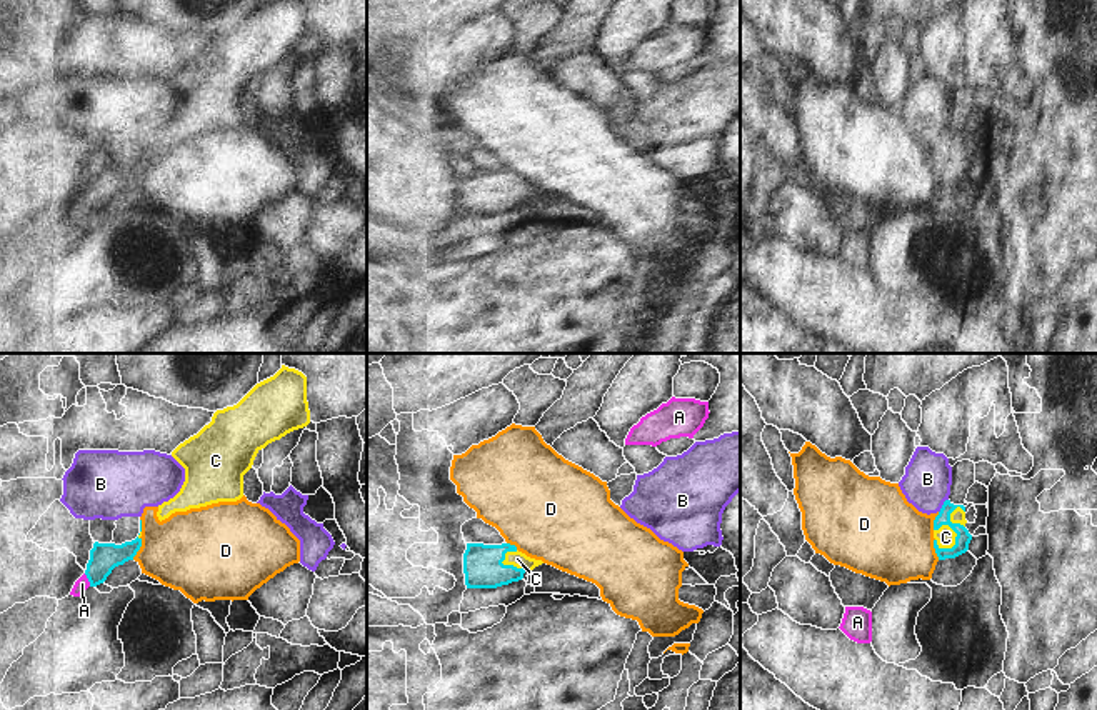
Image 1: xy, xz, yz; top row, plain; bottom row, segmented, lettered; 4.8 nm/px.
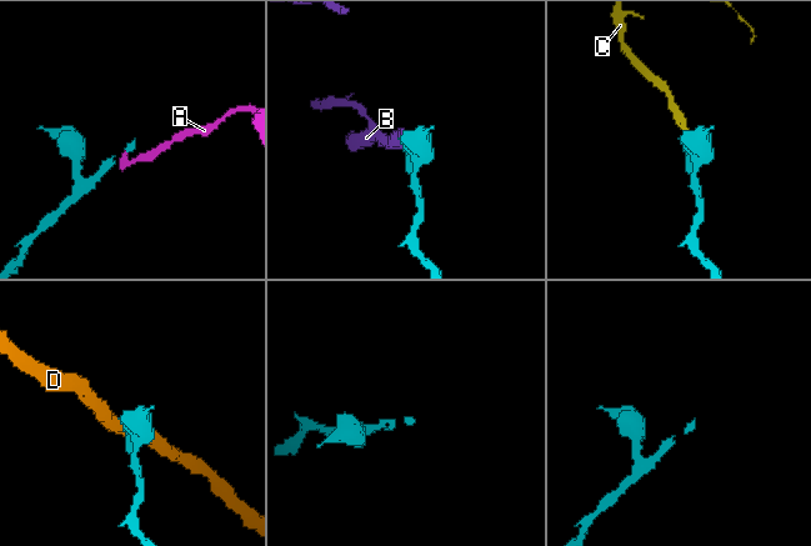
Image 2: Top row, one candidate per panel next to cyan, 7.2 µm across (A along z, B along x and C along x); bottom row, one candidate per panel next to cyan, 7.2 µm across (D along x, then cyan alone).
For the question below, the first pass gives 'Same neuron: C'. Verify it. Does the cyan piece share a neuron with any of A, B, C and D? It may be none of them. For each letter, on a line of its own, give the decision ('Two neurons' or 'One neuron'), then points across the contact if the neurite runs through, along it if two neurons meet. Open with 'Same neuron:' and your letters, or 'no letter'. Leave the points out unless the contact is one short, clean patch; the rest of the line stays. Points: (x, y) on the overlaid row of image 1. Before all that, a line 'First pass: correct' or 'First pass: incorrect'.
First pass: correct
Same neuron: C
A: Two neurons
B: Two neurons. Boundary: yz (947, 499), (939, 512)
C: One neuron. Path across: yz (962, 539), (951, 527), (946, 537)
D: Two neurons. Boundary: xy (140, 537), (140, 547), (132, 559).

